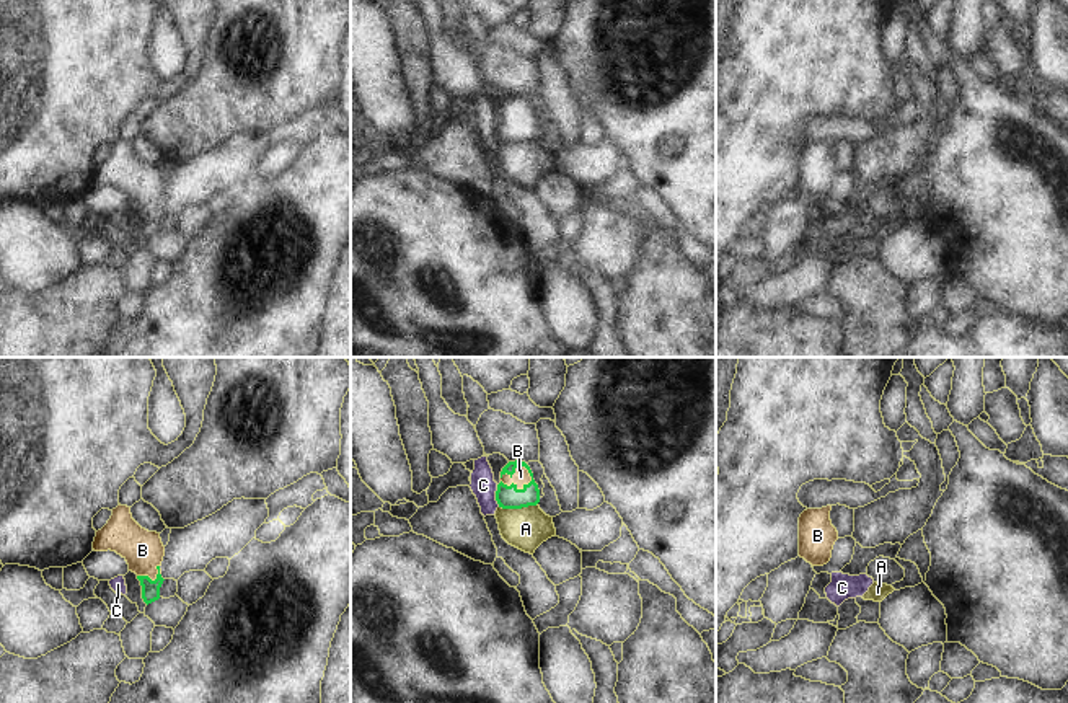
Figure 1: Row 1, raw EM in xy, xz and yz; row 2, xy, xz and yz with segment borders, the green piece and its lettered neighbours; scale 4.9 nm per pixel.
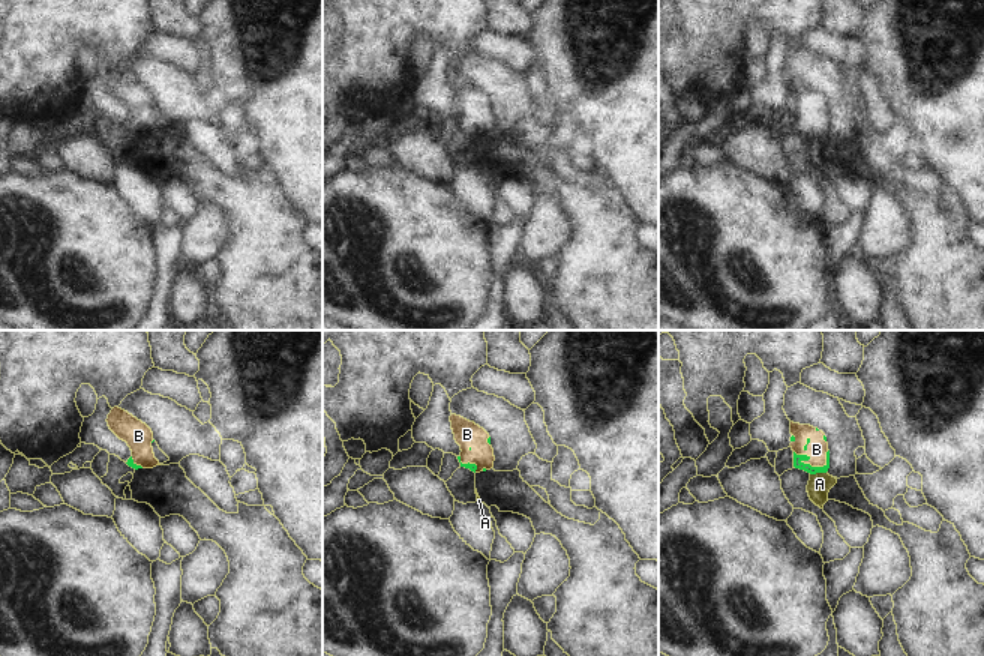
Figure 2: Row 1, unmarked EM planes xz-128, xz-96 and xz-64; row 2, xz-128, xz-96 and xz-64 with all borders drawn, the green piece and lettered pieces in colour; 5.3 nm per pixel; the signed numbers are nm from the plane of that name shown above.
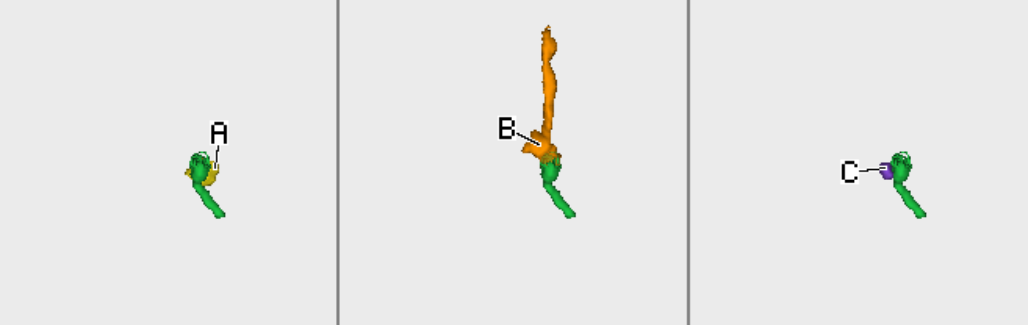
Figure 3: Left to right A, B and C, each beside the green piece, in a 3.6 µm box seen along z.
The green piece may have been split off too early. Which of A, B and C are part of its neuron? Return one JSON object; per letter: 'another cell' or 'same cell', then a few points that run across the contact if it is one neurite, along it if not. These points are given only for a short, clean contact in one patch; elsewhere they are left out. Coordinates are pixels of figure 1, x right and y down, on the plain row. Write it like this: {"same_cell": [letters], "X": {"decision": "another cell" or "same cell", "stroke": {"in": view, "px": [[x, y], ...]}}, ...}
{"same_cell": ["B"], "A": {"decision": "another cell", "stroke": {"in": "xz", "px": [[537, 137], [527, 142], [499, 142]]}}, "B": {"decision": "same cell", "stroke": {"in": "xz", "px": [[507, 131], [516, 123], [520, 111]]}}, "C": {"decision": "another cell", "stroke": {"in": "xz", "px": [[496, 119], [496, 137], [499, 141]]}}}

